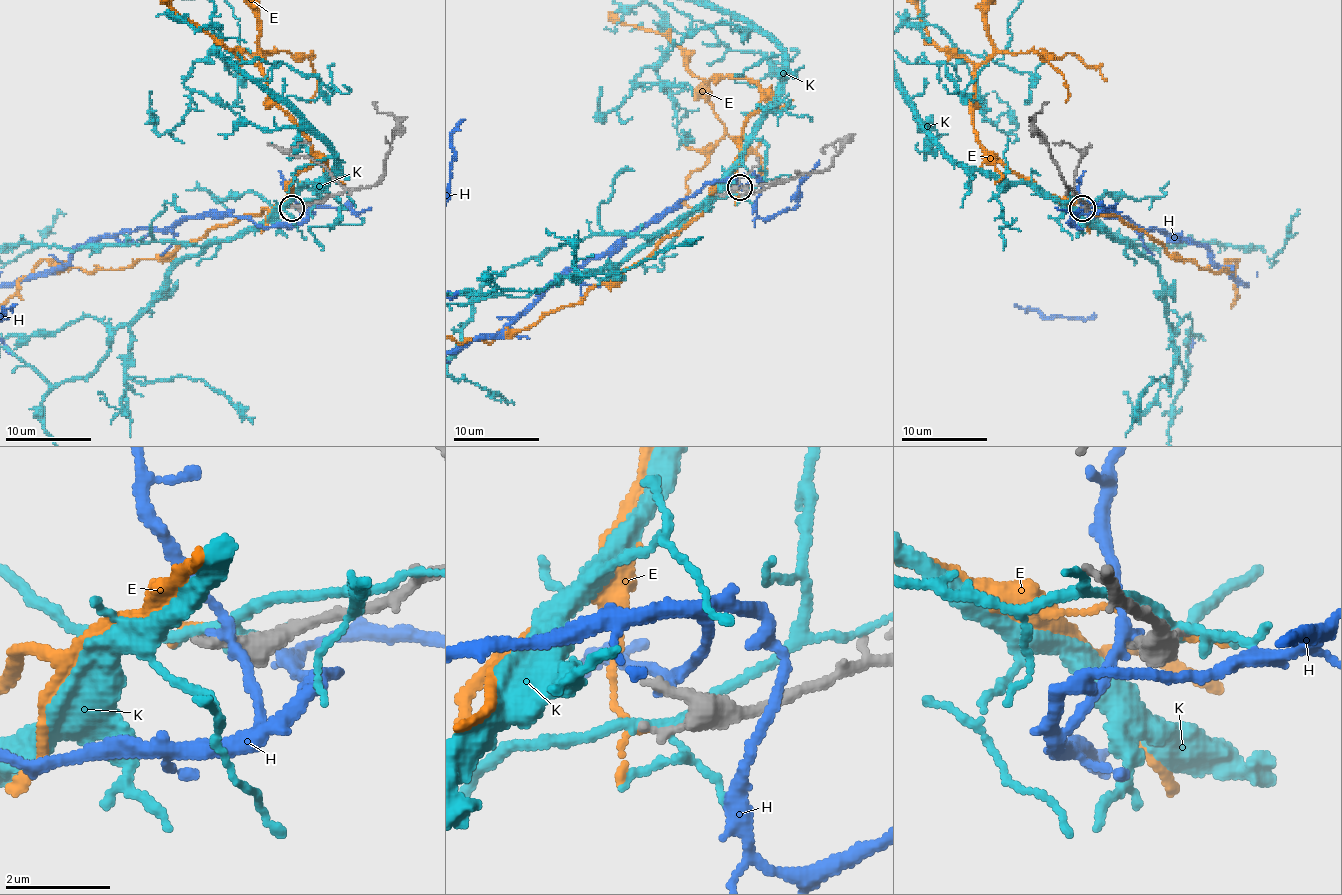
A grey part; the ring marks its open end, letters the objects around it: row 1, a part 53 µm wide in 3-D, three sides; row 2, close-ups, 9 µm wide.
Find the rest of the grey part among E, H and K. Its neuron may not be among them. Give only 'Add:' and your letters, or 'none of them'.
Add: none of them

